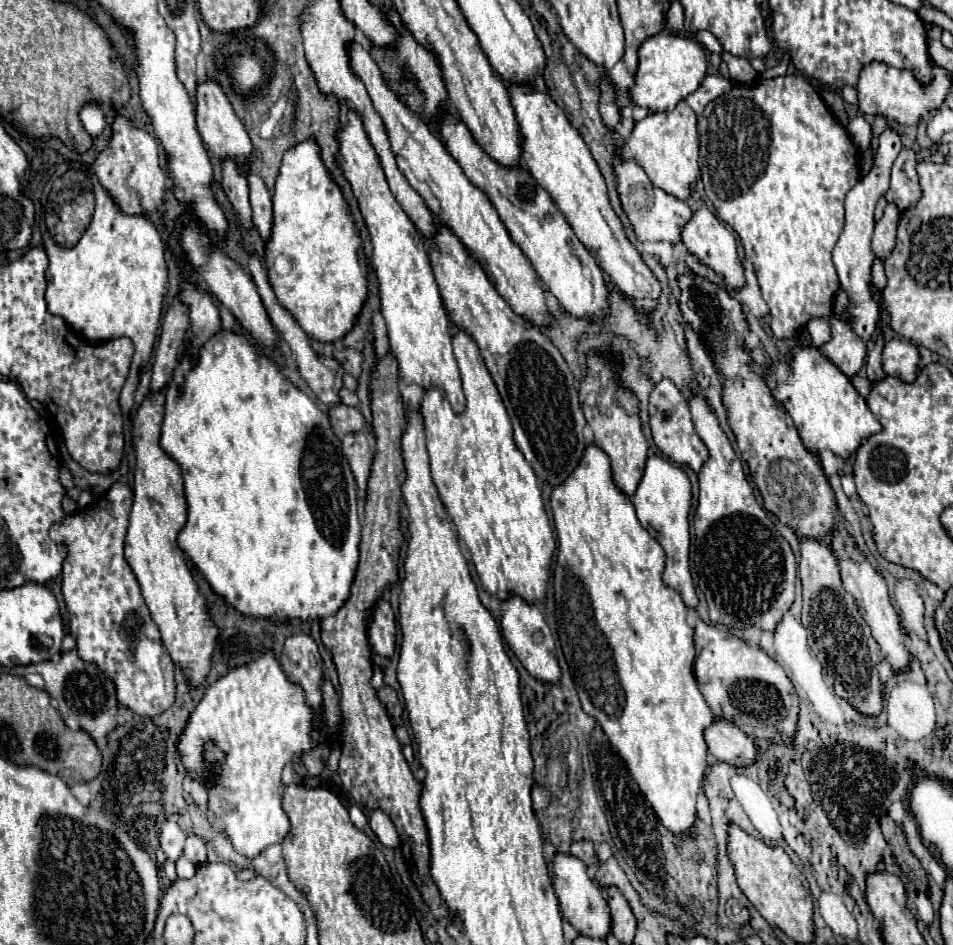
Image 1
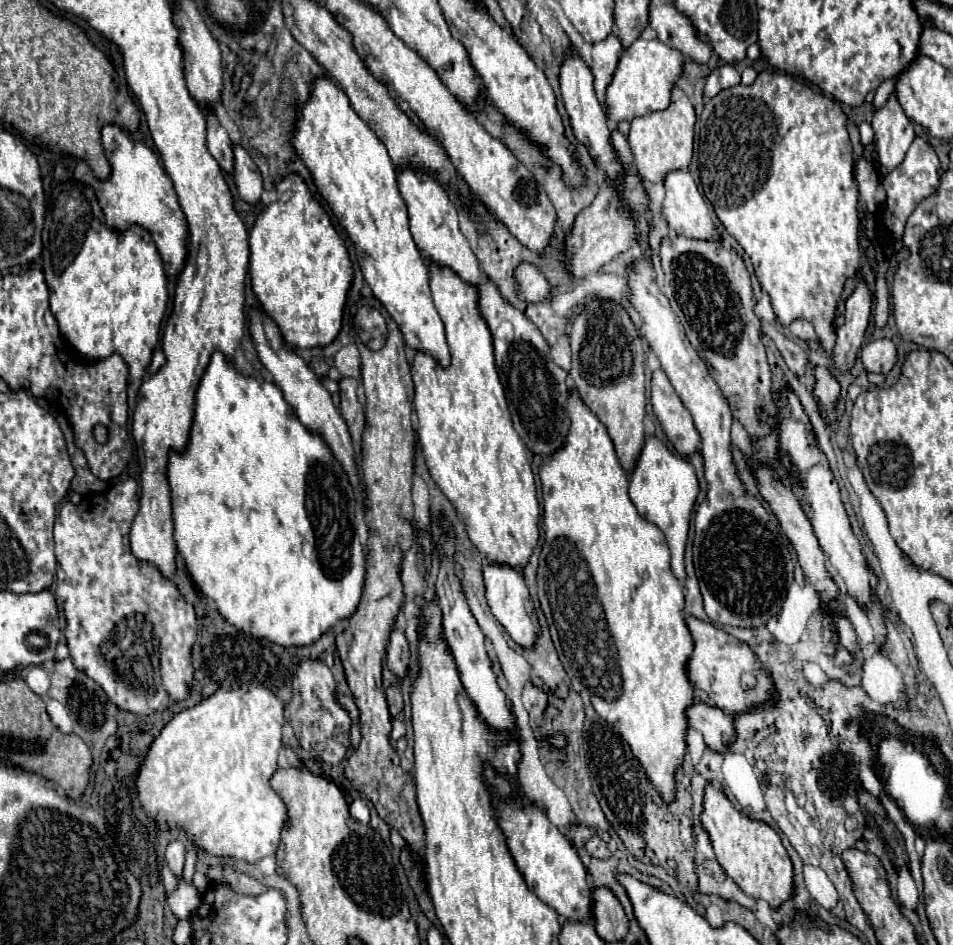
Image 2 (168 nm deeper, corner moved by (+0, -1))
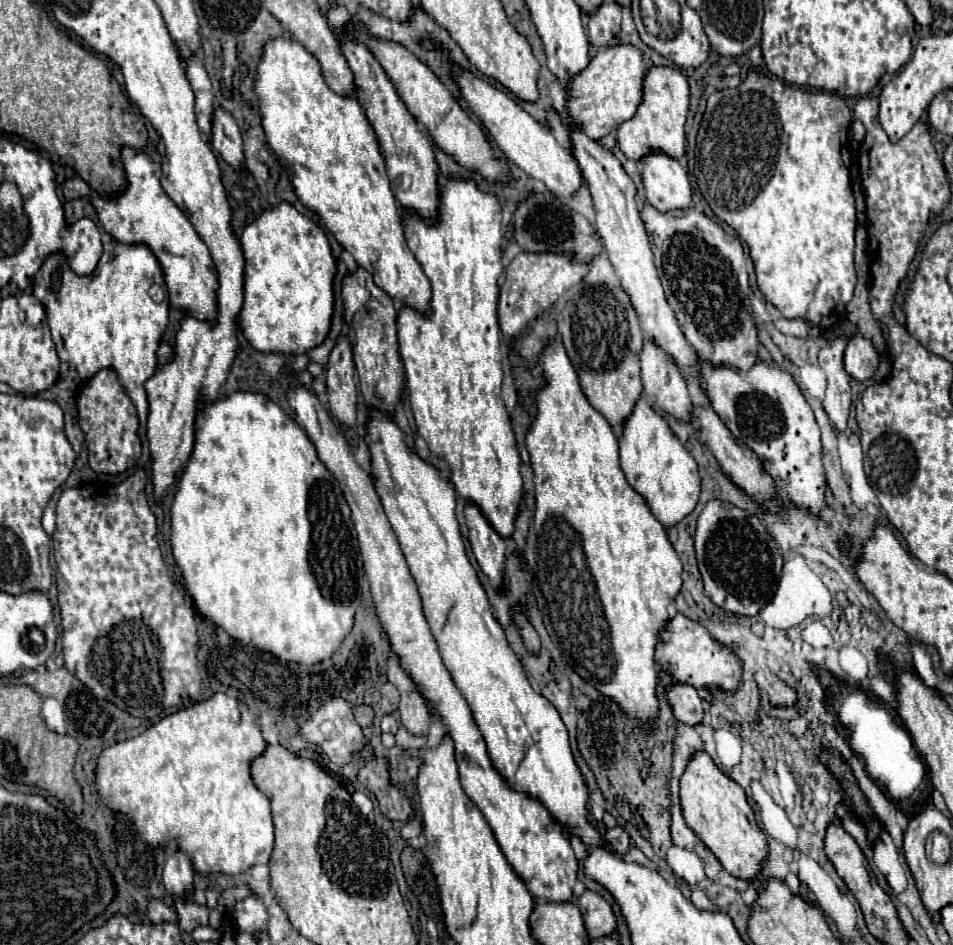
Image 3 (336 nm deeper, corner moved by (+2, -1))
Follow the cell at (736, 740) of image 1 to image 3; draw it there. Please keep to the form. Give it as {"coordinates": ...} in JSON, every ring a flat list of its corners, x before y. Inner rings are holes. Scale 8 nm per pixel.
{"coordinates":[[676,684,668,688,666,696,676,720,688,726,696,726,698,722,704,722,704,700,698,696,698,690,694,686]]}

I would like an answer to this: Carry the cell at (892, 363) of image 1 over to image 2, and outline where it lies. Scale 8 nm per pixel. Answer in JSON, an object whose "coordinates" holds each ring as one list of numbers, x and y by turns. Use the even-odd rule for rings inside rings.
{"coordinates":[[888,338,872,340,862,346,860,358,862,358,866,372,888,374,896,362,896,346]]}

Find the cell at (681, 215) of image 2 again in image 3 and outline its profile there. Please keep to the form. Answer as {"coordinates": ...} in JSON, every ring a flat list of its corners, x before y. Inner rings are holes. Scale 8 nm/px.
{"coordinates":[[650,152,642,160,642,180,646,198,658,212,694,208,690,182,678,160,662,152]]}

